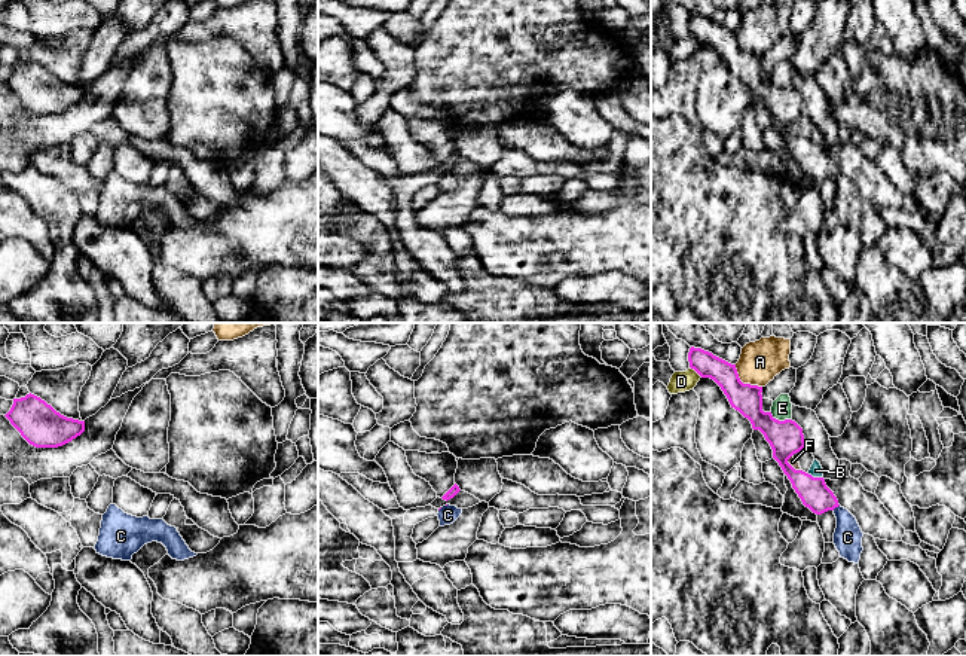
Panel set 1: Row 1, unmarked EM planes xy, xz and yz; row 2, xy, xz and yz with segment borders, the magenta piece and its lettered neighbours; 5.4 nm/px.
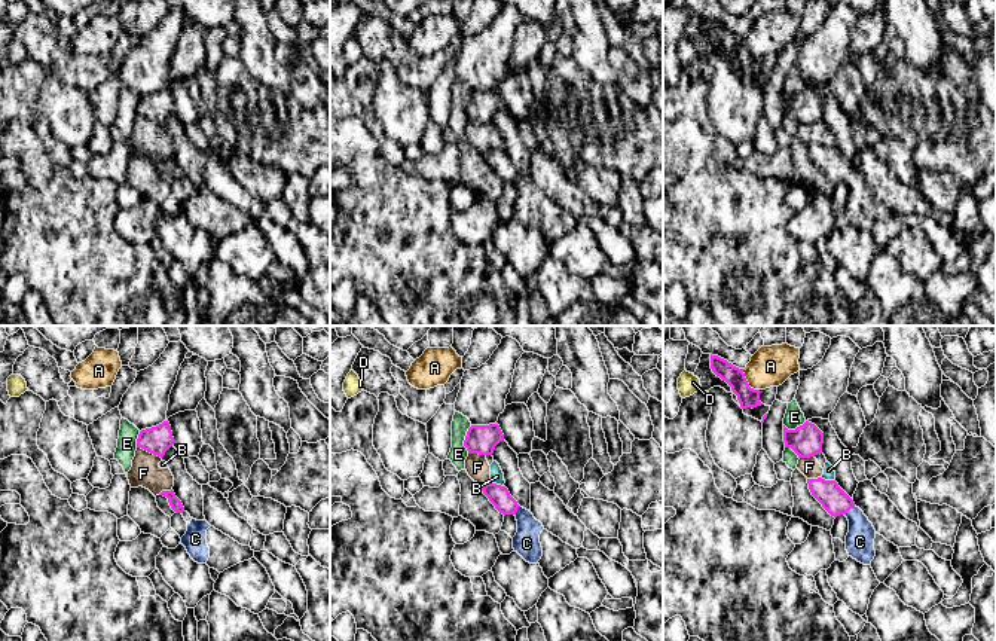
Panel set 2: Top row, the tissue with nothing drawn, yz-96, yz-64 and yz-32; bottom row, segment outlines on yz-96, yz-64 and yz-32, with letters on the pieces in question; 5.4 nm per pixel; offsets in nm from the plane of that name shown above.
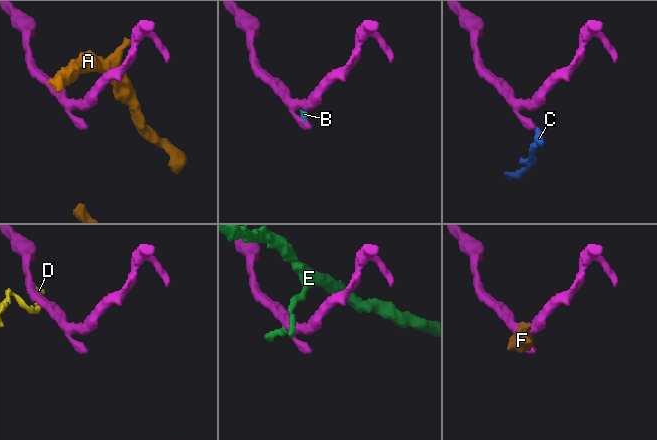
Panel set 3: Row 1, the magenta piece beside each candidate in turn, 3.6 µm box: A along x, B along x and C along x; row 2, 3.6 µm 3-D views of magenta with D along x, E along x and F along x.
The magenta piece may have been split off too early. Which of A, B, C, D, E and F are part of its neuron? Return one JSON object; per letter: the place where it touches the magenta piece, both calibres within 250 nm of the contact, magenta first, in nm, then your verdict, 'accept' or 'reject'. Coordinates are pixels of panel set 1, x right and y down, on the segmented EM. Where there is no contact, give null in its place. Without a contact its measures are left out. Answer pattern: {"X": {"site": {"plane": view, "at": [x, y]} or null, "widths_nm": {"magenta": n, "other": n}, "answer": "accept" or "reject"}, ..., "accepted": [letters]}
{"A": {"site": {"plane": "yz", "at": [742, 383]}, "widths_nm": {"magenta": 160, "other": 220}, "answer": "reject"}, "B": {"site": {"plane": "yz", "at": [815, 478]}, "widths_nm": {"magenta": 160, "other": 70}, "answer": "reject"}, "C": {"site": {"plane": "yz", "at": [835, 506]}, "widths_nm": {"magenta": 160, "other": 160}, "answer": "accept"}, "D": {"site": {"plane": "yz", "at": [696, 371]}, "widths_nm": {"magenta": 140, "other": 110}, "answer": "reject"}, "E": {"site": {"plane": "yz", "at": [780, 421]}, "widths_nm": {"magenta": 190, "other": 110}, "answer": "reject"}, "F": {"site": {"plane": "yz", "at": [789, 464]}, "widths_nm": {"magenta": 190, "other": 50}, "answer": "reject"}, "accepted": ["C"]}

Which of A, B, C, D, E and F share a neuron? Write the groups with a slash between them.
A / B F / C / D / E

